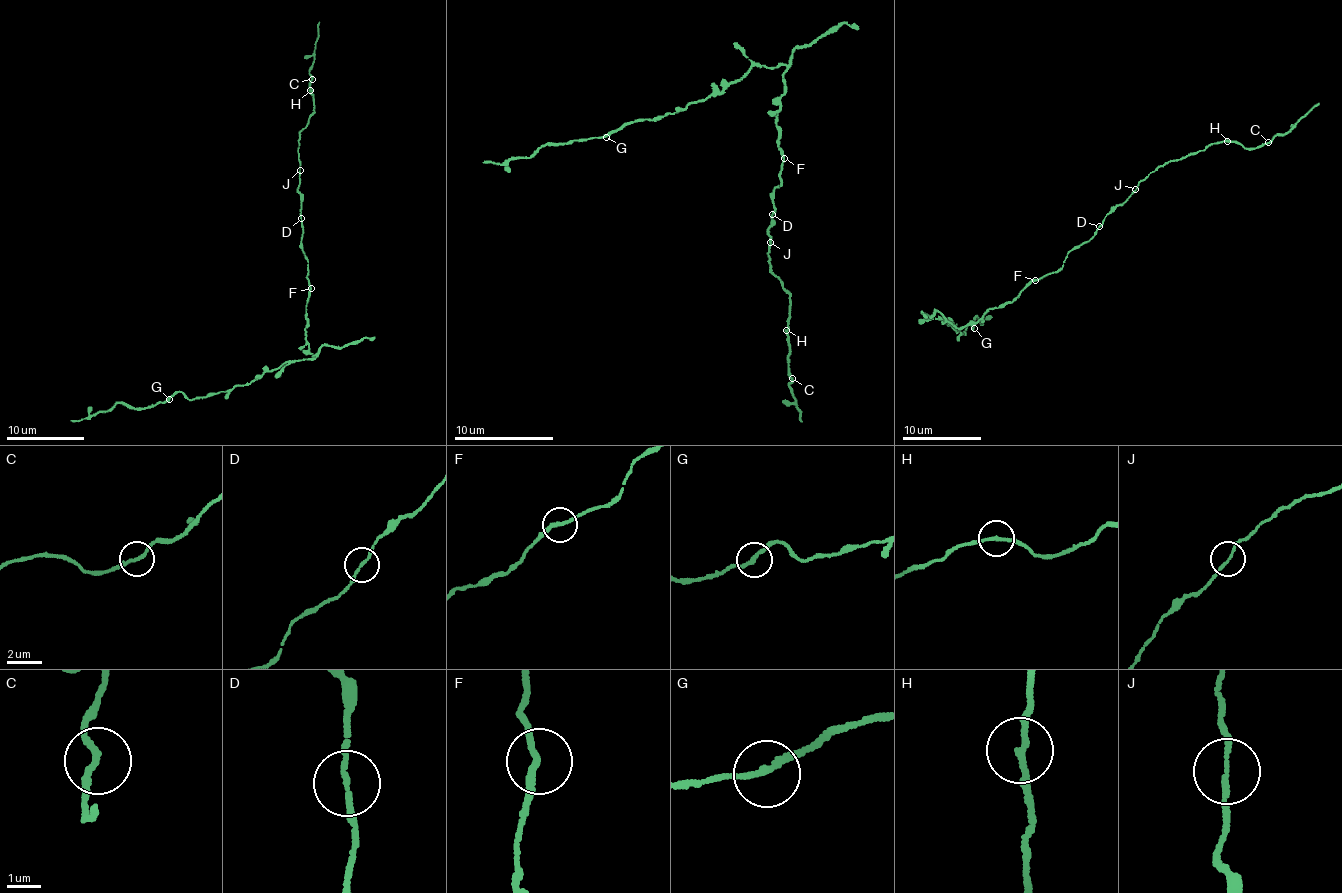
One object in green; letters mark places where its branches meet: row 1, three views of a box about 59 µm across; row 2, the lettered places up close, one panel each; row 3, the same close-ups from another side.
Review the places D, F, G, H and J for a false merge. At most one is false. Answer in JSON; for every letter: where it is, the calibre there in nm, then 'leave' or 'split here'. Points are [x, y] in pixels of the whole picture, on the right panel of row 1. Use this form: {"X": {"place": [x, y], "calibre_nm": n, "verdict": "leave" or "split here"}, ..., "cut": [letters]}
{"D": {"place": [1099, 226], "calibre_nm": 150, "verdict": "leave"}, "F": {"place": [1035, 280], "calibre_nm": 200, "verdict": "leave"}, "G": {"place": [974, 328], "calibre_nm": 190, "verdict": "leave"}, "H": {"place": [1227, 141], "calibre_nm": 190, "verdict": "leave"}, "J": {"place": [1135, 189], "calibre_nm": 130, "verdict": "leave"}, "cut": []}

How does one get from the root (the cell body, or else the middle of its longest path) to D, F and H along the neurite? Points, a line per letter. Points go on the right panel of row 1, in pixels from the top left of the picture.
D: (1023, 290), (1035, 280), (1057, 272), (1072, 249), (1080, 247), (1100, 227)
F: (1023, 290), (1035, 280)
H: (1023, 290), (1035, 280), (1057, 272), (1072, 249), (1086, 242), (1104, 217), (1153, 172), (1166, 163), (1228, 140)

